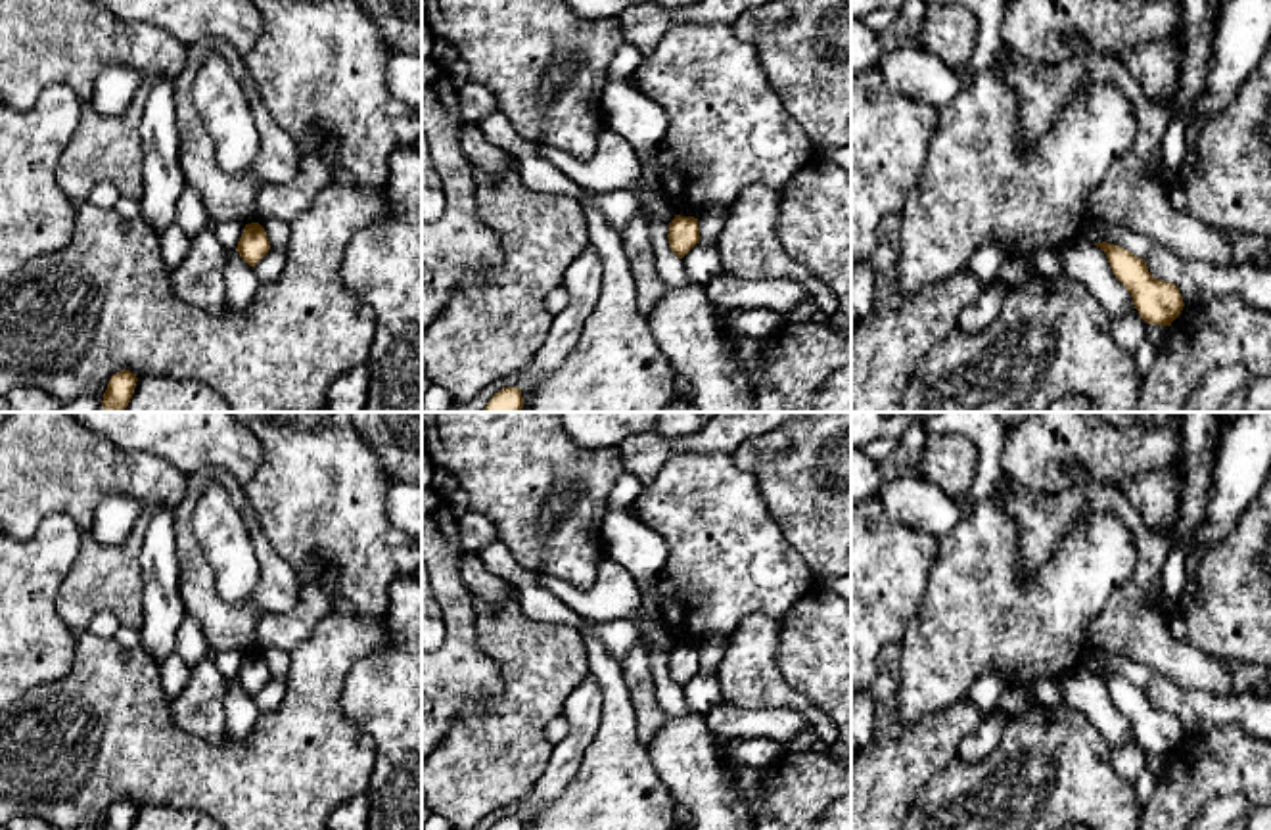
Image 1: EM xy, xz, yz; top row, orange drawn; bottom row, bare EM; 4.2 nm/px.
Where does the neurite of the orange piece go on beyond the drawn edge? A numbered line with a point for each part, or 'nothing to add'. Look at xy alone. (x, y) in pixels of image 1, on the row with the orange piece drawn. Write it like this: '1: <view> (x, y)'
nothing to add

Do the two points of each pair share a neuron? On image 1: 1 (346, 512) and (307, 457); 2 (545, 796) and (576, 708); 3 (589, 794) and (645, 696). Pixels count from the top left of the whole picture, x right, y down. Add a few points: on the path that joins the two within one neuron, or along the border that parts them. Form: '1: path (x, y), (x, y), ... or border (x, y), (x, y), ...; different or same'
1: path (332, 501), (319, 487), (315, 470); same
2: path (556, 775), (577, 740), (577, 729); same
3: border (620, 671), (635, 717), (635, 737), (647, 748); different

